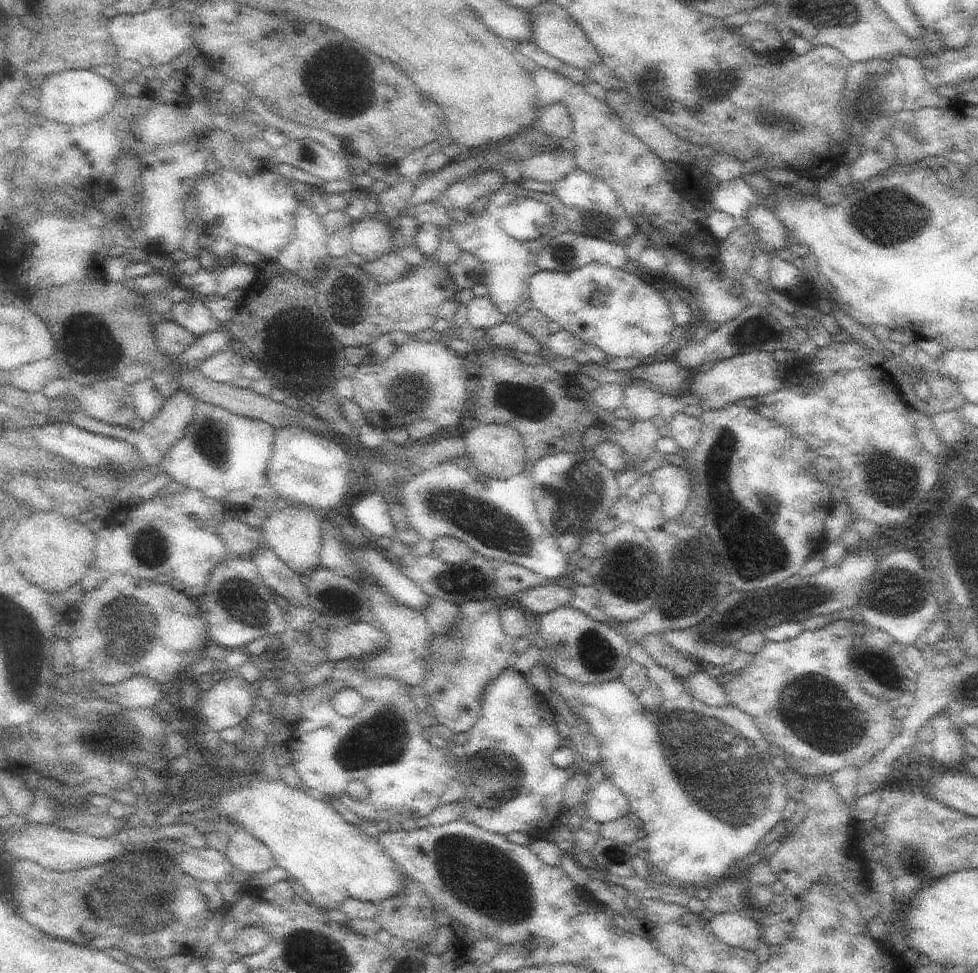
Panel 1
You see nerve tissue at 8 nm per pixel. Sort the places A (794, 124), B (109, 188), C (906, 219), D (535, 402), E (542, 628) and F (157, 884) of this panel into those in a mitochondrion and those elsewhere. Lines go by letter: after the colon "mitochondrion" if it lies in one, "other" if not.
A: mitochondrion
B: other
C: mitochondrion
D: mitochondrion
E: other
F: mitochondrion

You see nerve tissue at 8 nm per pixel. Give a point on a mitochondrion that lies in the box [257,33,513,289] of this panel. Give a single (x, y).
(347, 97)

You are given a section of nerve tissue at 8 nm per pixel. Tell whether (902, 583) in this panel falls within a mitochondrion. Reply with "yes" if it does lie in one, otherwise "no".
yes

